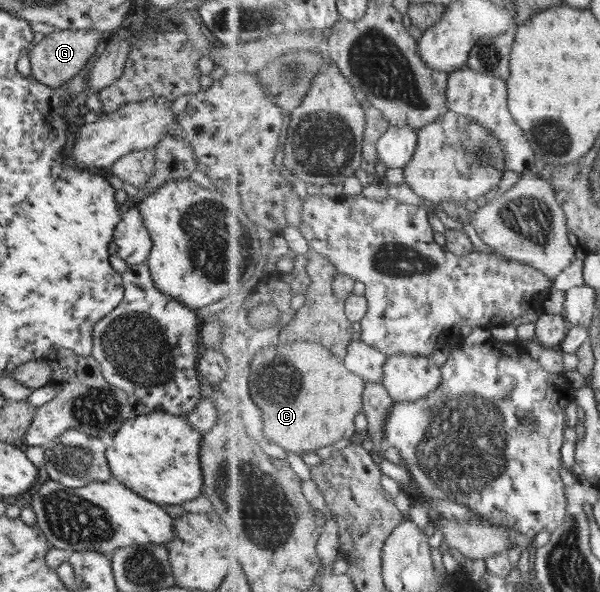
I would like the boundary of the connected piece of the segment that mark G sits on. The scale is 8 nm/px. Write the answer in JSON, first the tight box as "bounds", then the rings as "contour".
{"bounds":[29,30,104,87],"contour":[[[54,30],[48,35],[37,37],[29,48],[31,76],[48,87],[58,87],[75,76],[95,52],[104,36],[93,30]]]}

